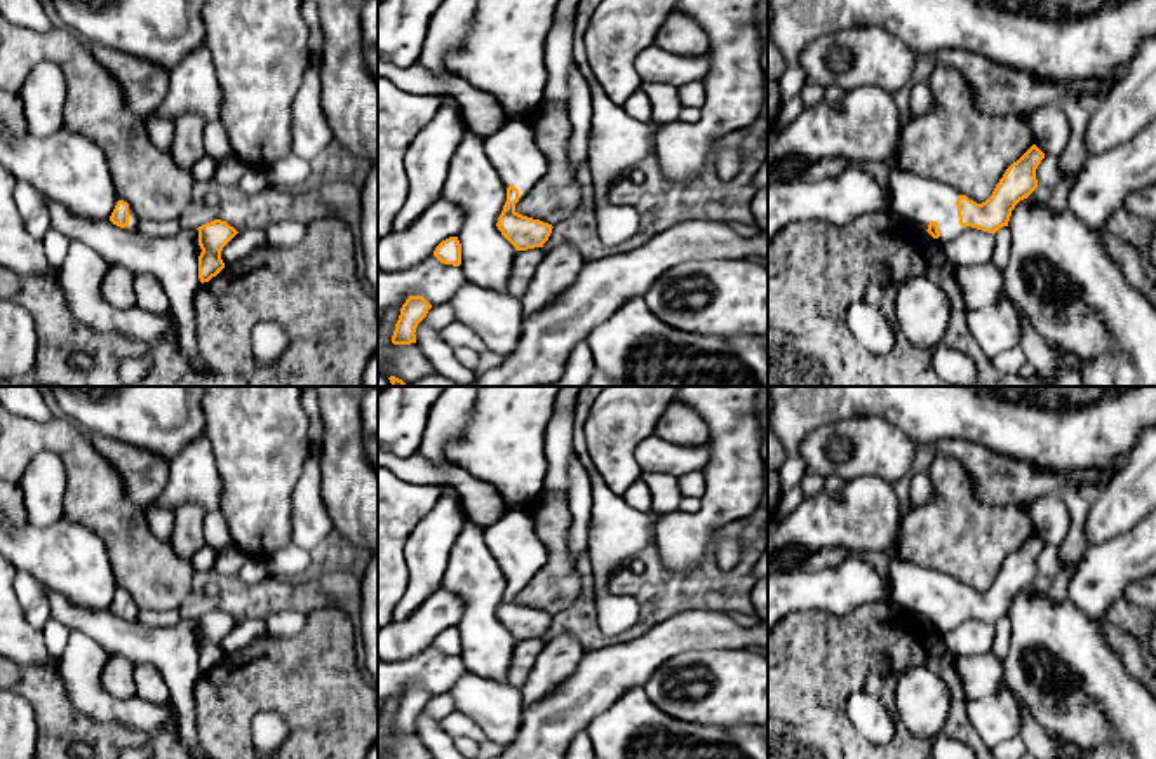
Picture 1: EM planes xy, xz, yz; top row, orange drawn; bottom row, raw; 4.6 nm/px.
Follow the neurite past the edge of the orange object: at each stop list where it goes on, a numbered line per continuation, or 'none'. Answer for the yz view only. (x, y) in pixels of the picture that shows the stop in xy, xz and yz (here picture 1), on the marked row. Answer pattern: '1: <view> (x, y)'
1: yz (866, 127)

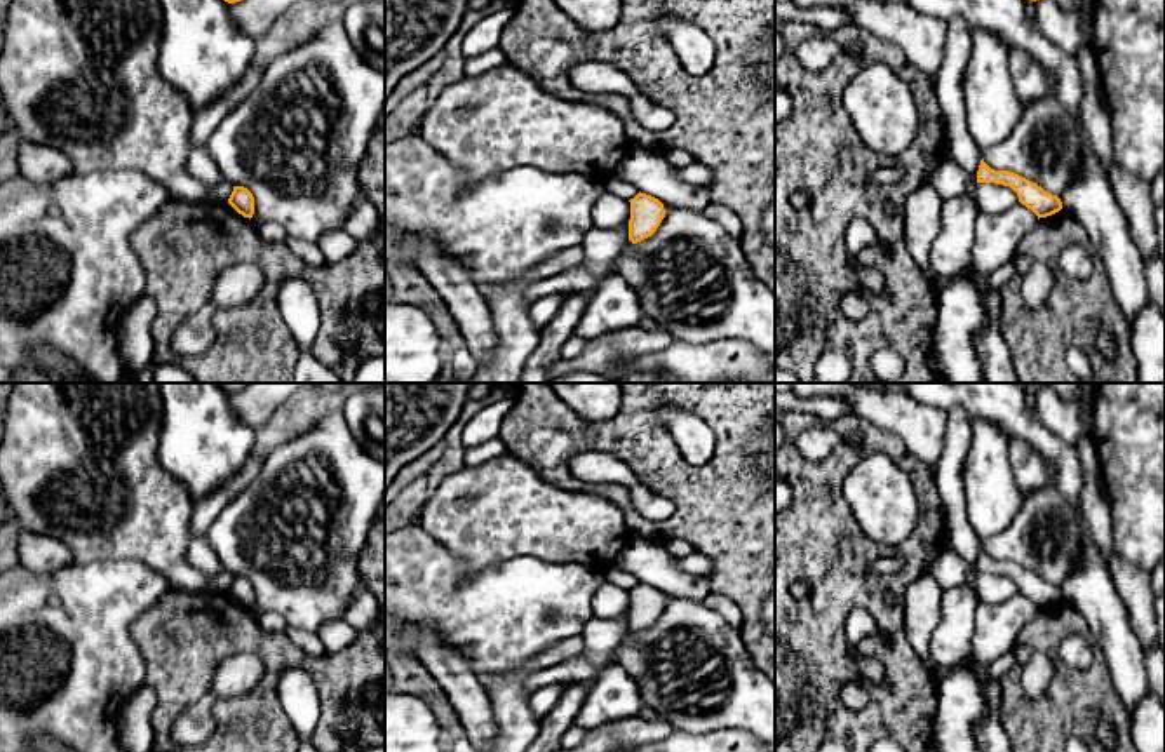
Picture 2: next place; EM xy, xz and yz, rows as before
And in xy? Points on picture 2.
none

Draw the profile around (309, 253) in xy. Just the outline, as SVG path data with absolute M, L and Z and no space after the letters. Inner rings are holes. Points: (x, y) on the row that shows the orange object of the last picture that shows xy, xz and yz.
M287 237L284 242L286 249L291 251L298 259L312 268L326 265L324 254L317 242L301 240L296 237Z

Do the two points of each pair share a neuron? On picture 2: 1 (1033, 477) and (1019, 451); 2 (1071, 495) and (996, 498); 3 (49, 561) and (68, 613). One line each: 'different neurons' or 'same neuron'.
1: same neuron
2: different neurons
3: different neurons

